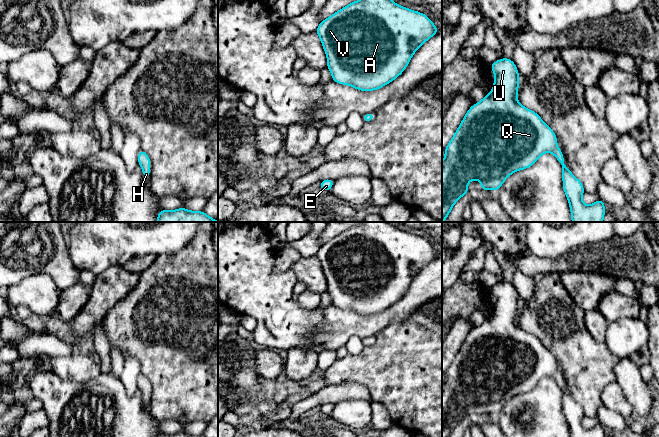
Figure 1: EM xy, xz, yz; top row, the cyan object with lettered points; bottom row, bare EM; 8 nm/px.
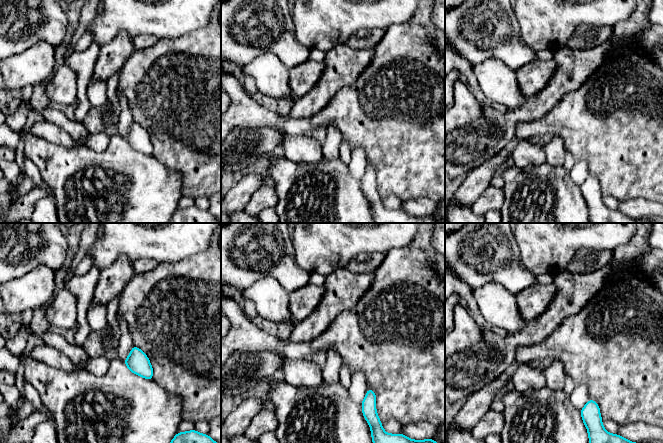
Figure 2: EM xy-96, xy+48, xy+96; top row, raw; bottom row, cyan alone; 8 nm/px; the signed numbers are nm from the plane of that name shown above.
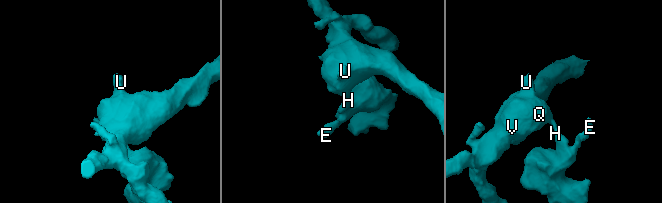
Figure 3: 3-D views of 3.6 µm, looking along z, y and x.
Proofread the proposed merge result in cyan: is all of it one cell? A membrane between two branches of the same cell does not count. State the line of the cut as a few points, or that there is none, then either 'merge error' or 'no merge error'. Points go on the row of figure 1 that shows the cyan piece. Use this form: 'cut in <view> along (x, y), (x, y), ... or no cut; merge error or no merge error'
no cut; no merge error

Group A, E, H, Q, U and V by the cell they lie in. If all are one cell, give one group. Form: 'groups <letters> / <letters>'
groups A E H Q U V

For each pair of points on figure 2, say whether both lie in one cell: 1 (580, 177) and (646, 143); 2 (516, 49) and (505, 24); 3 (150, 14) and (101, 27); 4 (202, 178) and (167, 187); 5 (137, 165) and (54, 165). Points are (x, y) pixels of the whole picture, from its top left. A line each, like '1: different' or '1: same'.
1: different
2: same
3: same
4: different
5: same

